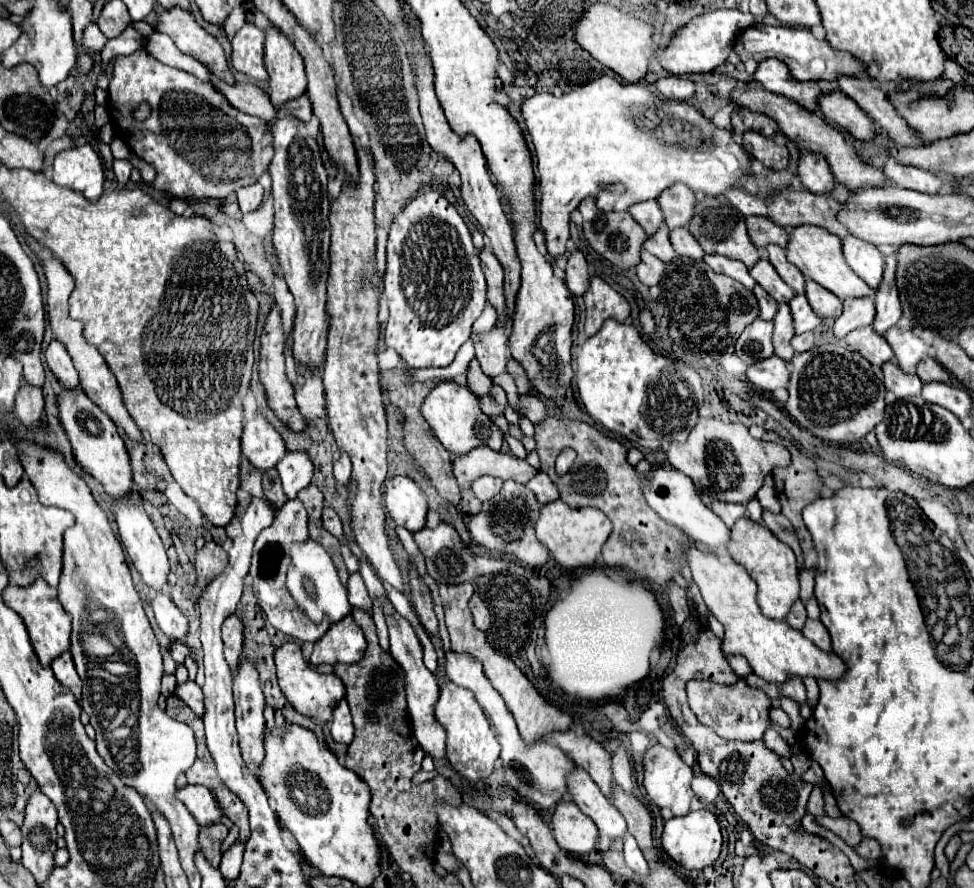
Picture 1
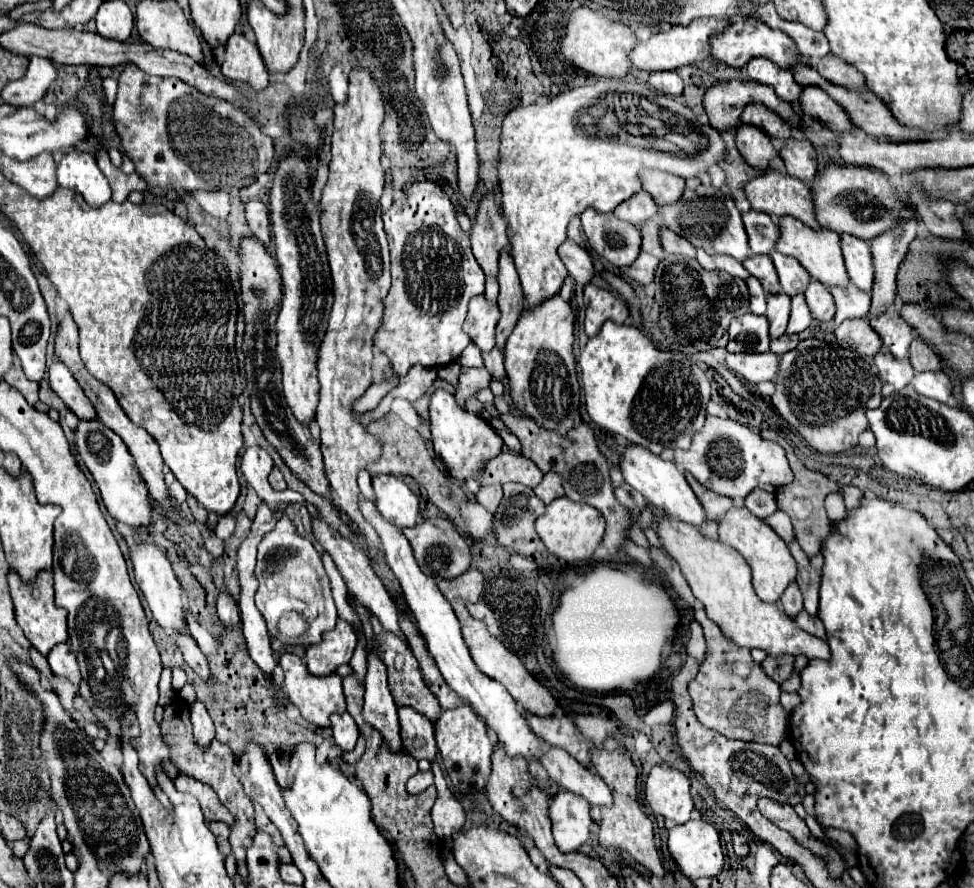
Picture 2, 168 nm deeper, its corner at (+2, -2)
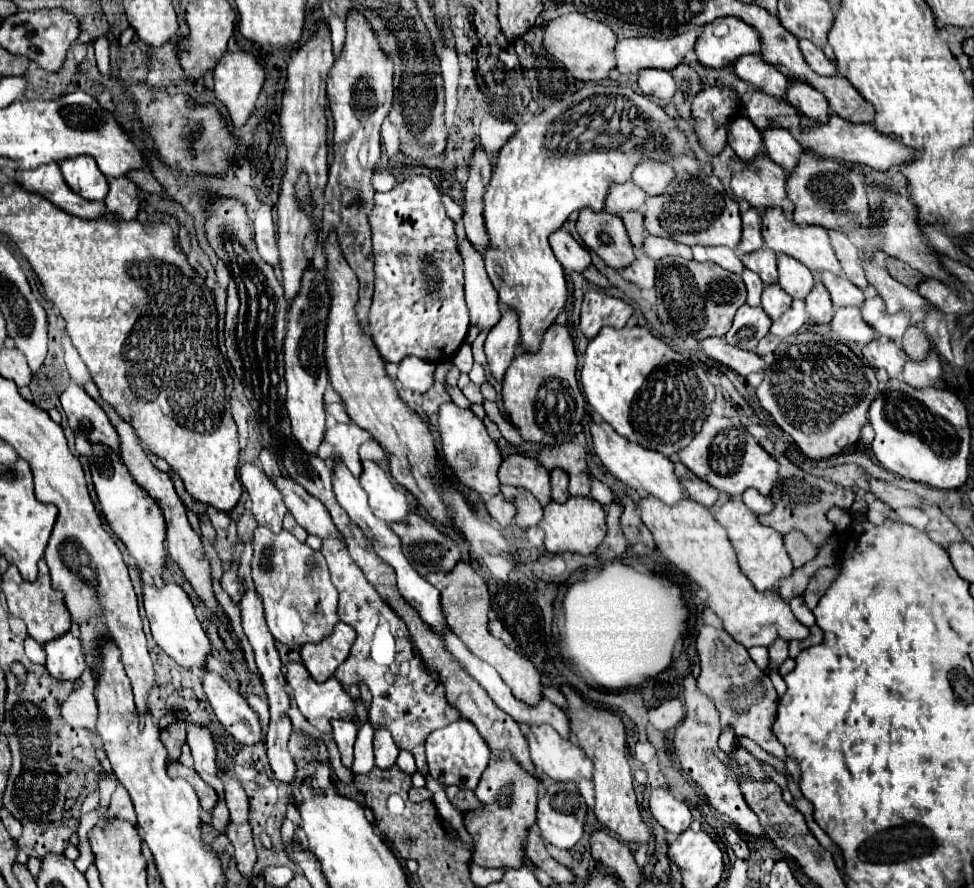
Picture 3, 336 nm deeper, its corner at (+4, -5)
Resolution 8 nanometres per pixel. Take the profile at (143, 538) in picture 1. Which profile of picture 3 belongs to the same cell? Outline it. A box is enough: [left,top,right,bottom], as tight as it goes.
[142,582,210,668]

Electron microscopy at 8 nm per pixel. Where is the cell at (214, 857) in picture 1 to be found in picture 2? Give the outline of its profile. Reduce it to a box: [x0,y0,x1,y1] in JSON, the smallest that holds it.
[210,821,232,855]

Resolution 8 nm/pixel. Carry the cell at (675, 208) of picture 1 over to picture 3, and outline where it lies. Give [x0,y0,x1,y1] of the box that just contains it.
[632,160,676,196]

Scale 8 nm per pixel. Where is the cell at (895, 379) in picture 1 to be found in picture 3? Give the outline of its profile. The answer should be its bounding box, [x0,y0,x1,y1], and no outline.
[862,336,908,378]

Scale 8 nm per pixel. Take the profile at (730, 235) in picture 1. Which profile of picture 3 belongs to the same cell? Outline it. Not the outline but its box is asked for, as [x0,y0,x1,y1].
[644,170,742,250]

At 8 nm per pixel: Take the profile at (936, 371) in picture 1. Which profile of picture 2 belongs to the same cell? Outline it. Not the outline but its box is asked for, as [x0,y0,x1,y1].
[910,339,940,371]

